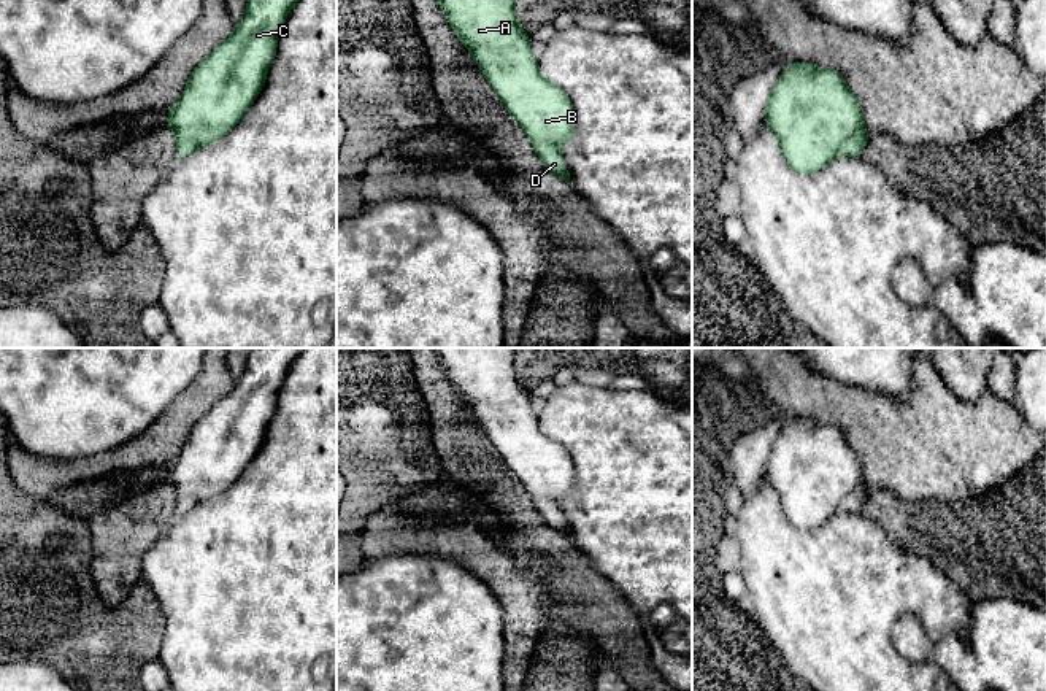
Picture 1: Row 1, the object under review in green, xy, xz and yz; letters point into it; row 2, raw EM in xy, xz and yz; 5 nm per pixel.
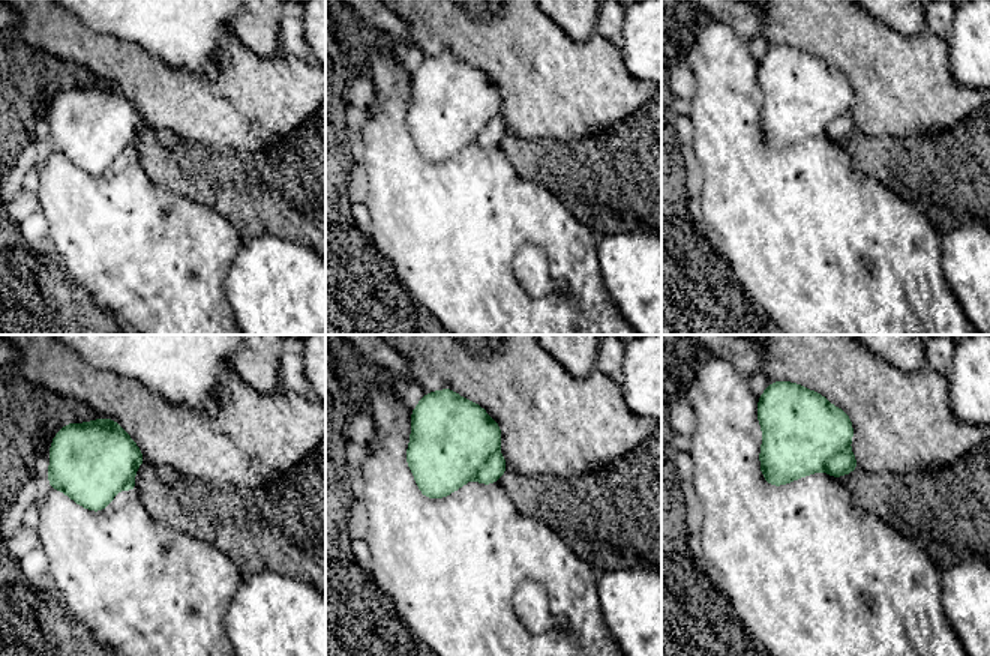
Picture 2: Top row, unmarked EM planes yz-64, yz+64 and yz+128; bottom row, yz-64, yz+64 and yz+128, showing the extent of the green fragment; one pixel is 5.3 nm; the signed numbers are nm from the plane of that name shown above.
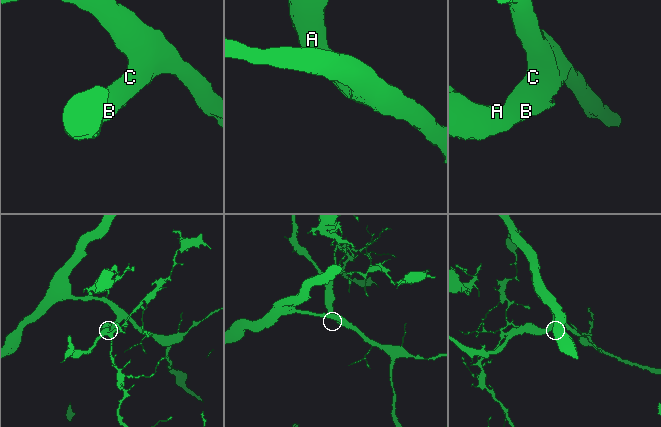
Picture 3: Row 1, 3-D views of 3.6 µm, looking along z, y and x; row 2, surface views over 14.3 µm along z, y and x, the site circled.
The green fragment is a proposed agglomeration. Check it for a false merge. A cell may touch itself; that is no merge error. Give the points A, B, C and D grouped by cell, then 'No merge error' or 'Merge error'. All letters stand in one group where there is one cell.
Groups: A B C / D. Merge error

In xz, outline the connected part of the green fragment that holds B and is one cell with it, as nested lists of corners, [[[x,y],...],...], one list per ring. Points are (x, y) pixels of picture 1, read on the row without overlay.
[[[433,348],[449,381],[530,497],[565,502],[575,488],[575,465],[563,445],[540,430],[529,389],[514,369],[516,348]]]

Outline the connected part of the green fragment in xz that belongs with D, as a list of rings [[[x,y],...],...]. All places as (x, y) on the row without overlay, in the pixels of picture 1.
[[[535,499],[535,510],[541,513],[546,526],[565,537],[570,537],[570,529],[559,505],[549,499]]]

